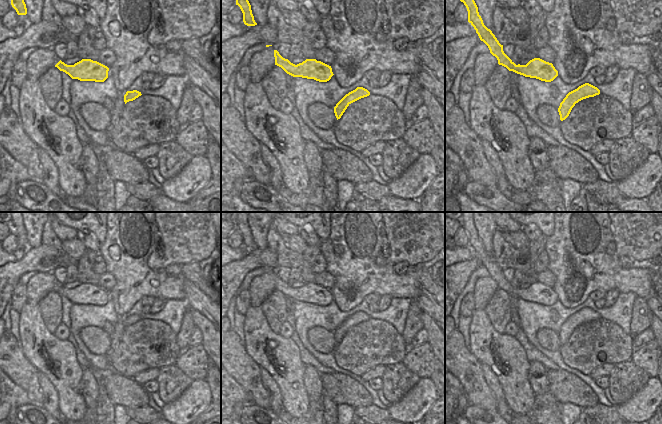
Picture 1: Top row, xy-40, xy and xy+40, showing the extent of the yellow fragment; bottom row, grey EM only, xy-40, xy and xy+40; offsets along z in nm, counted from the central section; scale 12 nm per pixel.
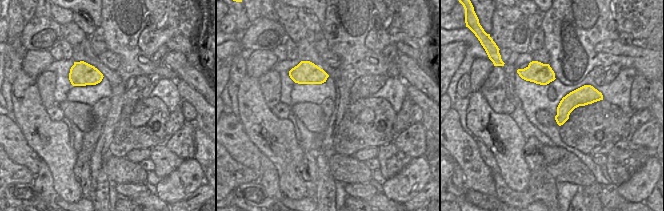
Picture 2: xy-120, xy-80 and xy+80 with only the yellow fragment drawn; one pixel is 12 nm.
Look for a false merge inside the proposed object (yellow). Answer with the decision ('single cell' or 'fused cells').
single cell

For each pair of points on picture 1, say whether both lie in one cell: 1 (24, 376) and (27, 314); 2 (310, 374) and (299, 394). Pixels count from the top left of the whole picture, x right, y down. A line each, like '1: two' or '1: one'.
1: two
2: two

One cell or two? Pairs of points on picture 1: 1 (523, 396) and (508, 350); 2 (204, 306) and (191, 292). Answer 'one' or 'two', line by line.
1: one
2: one

